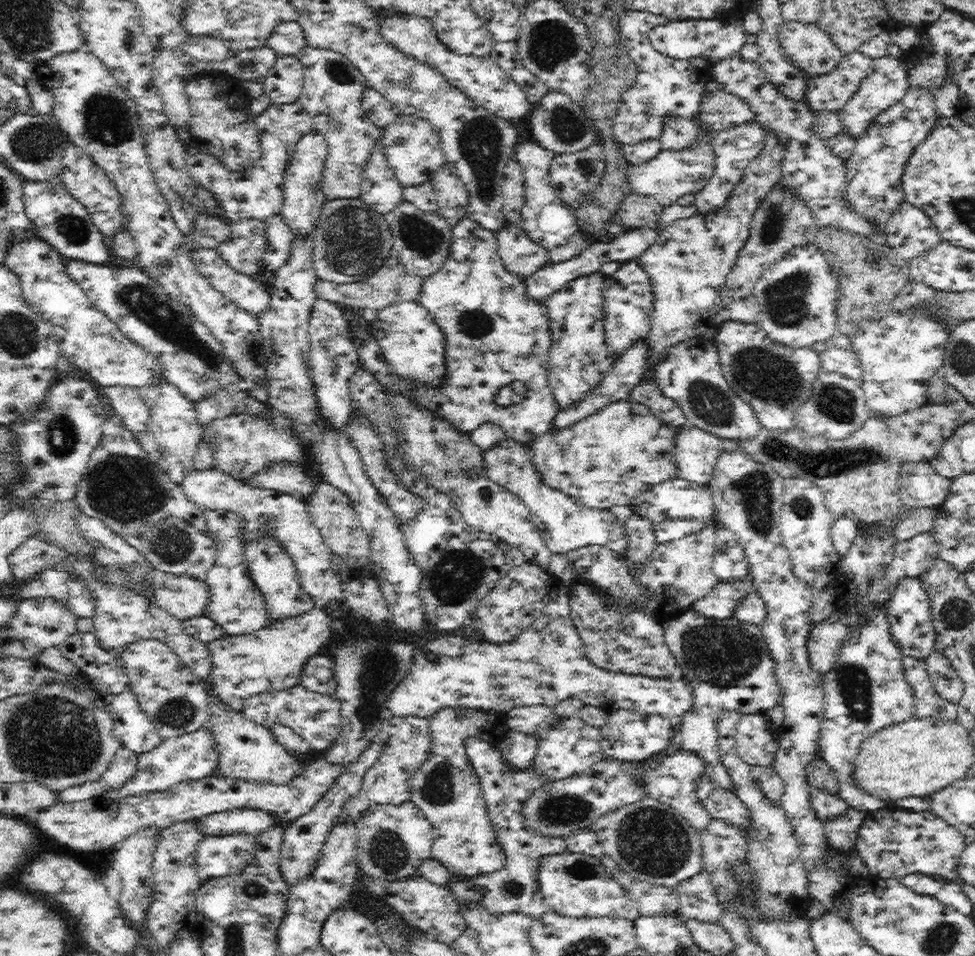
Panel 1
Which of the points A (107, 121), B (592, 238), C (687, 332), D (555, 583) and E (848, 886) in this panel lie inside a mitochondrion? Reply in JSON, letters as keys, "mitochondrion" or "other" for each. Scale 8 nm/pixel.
{"A":"mitochondrion","B":"other","C":"other","D":"other","E":"other"}

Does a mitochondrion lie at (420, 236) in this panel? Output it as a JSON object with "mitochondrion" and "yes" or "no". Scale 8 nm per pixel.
{"mitochondrion":"yes"}

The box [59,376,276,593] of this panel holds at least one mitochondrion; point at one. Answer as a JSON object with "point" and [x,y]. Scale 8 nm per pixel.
{"point":[126,489]}

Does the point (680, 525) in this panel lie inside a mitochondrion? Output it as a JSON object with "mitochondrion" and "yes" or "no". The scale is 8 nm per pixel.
{"mitochondrion":"no"}

